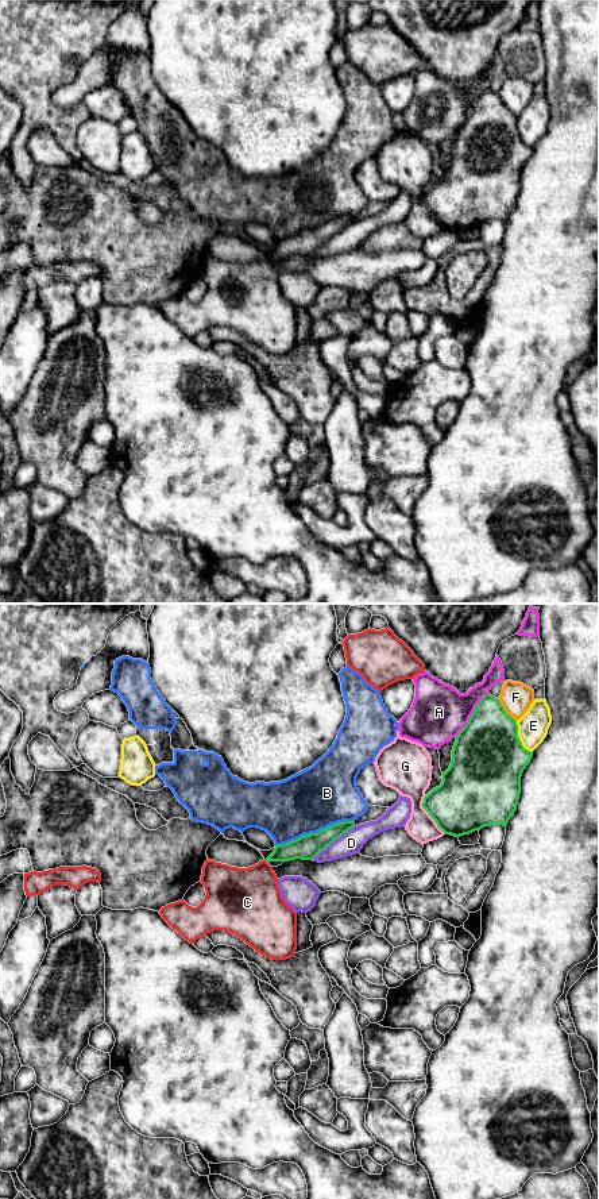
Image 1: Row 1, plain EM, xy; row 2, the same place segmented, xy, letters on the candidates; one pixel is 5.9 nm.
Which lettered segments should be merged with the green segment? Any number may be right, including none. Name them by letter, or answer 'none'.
none

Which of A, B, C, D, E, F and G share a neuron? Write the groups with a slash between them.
A / B / C / D / E / F / G

